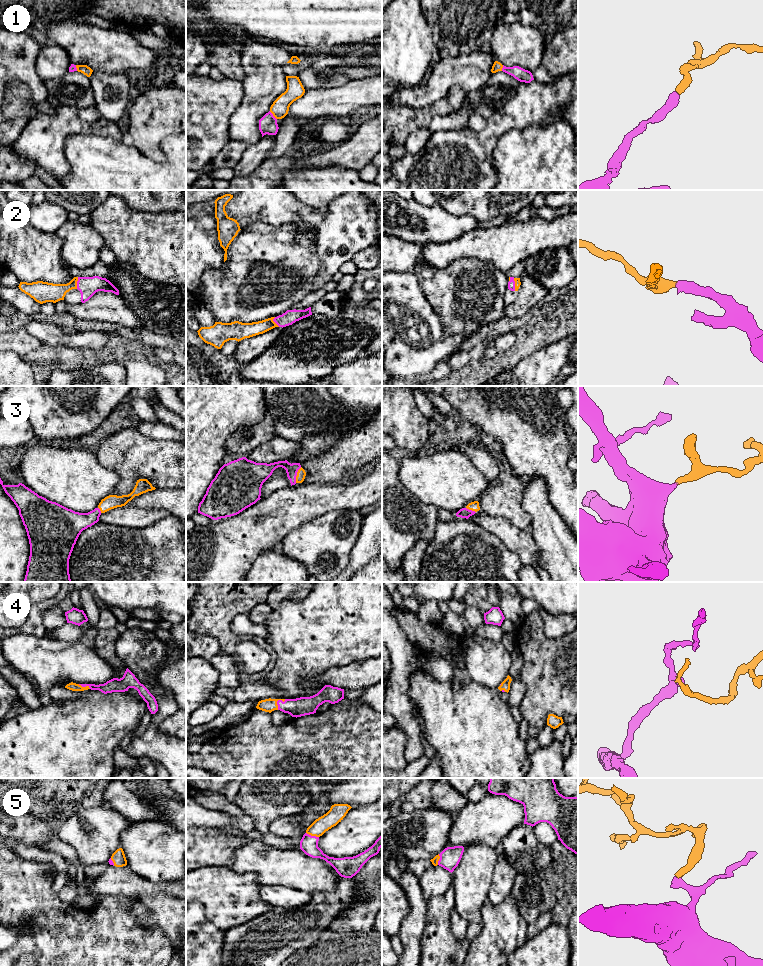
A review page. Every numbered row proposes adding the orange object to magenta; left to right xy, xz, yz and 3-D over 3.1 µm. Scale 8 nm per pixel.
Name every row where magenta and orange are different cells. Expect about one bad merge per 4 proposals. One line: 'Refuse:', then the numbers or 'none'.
Refuse: none

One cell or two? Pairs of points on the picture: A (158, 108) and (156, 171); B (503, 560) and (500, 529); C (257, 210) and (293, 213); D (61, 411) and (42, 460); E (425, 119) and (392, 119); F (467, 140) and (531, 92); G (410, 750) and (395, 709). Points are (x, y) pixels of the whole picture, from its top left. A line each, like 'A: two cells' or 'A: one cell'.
A: two cells
B: two cells
C: one cell
D: two cells
E: one cell
F: one cell
G: one cell

